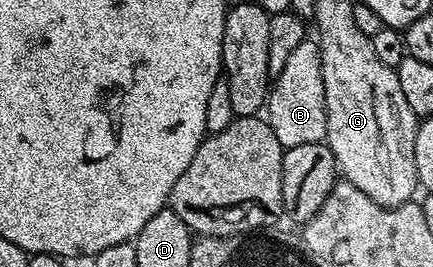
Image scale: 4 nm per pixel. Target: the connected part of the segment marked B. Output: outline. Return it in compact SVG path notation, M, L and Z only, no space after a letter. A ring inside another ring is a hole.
M313 38L299 42L288 55L281 73L272 81L267 101L267 119L282 149L319 144L326 139L327 110L324 102L323 66L320 46ZM269 112L269 113L268 113Z

